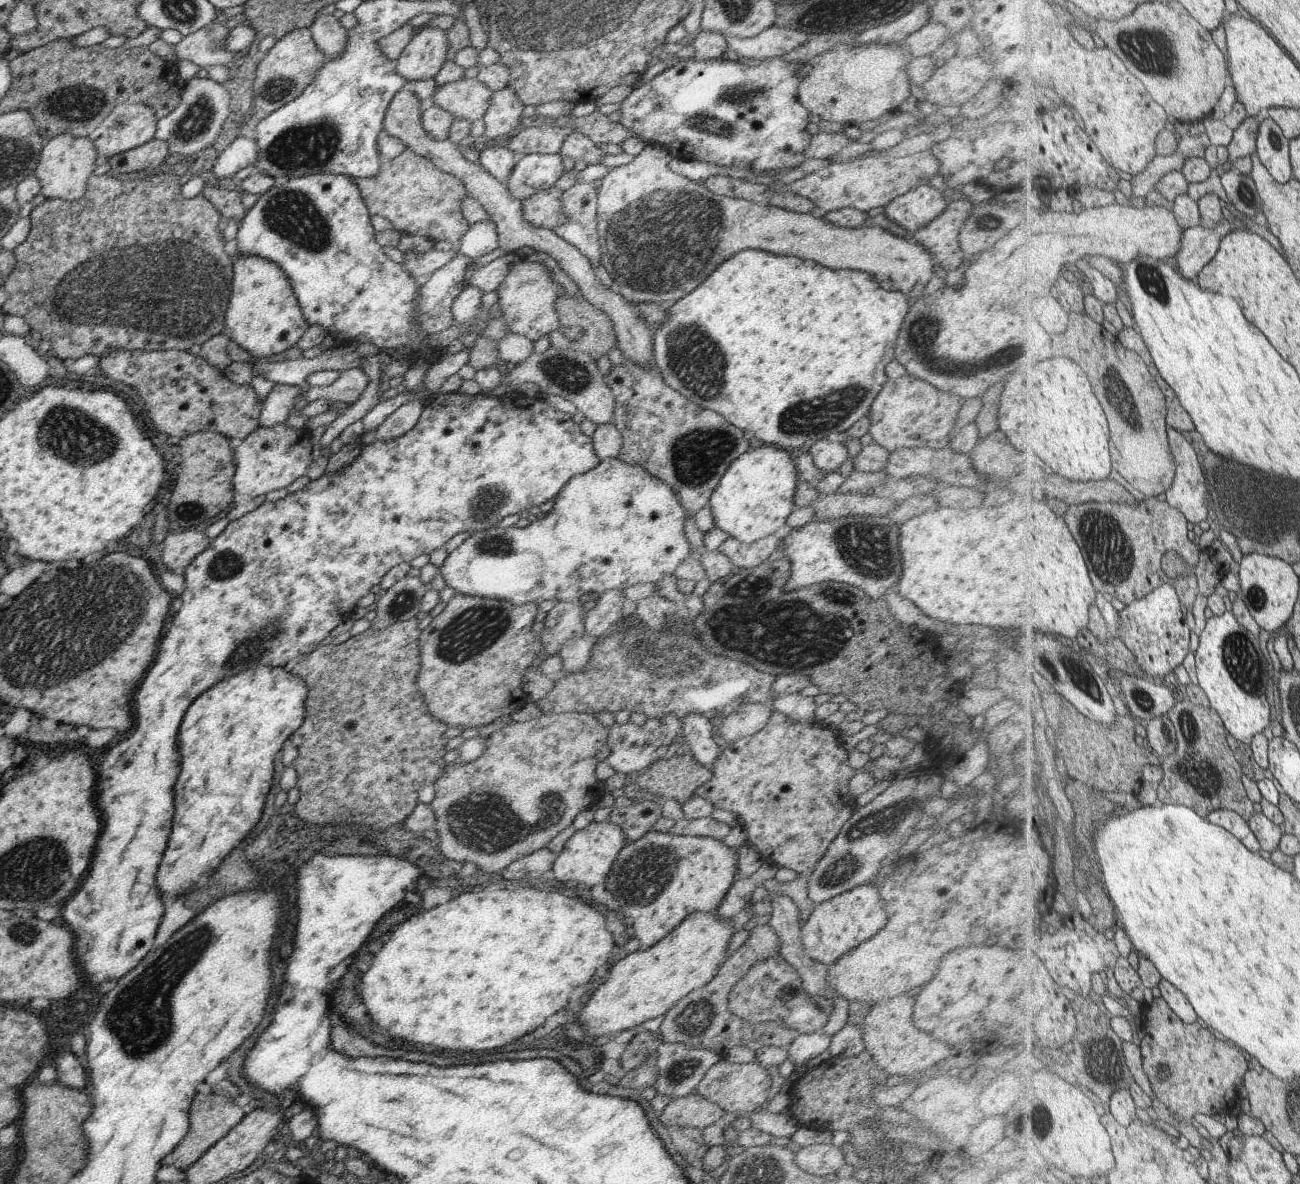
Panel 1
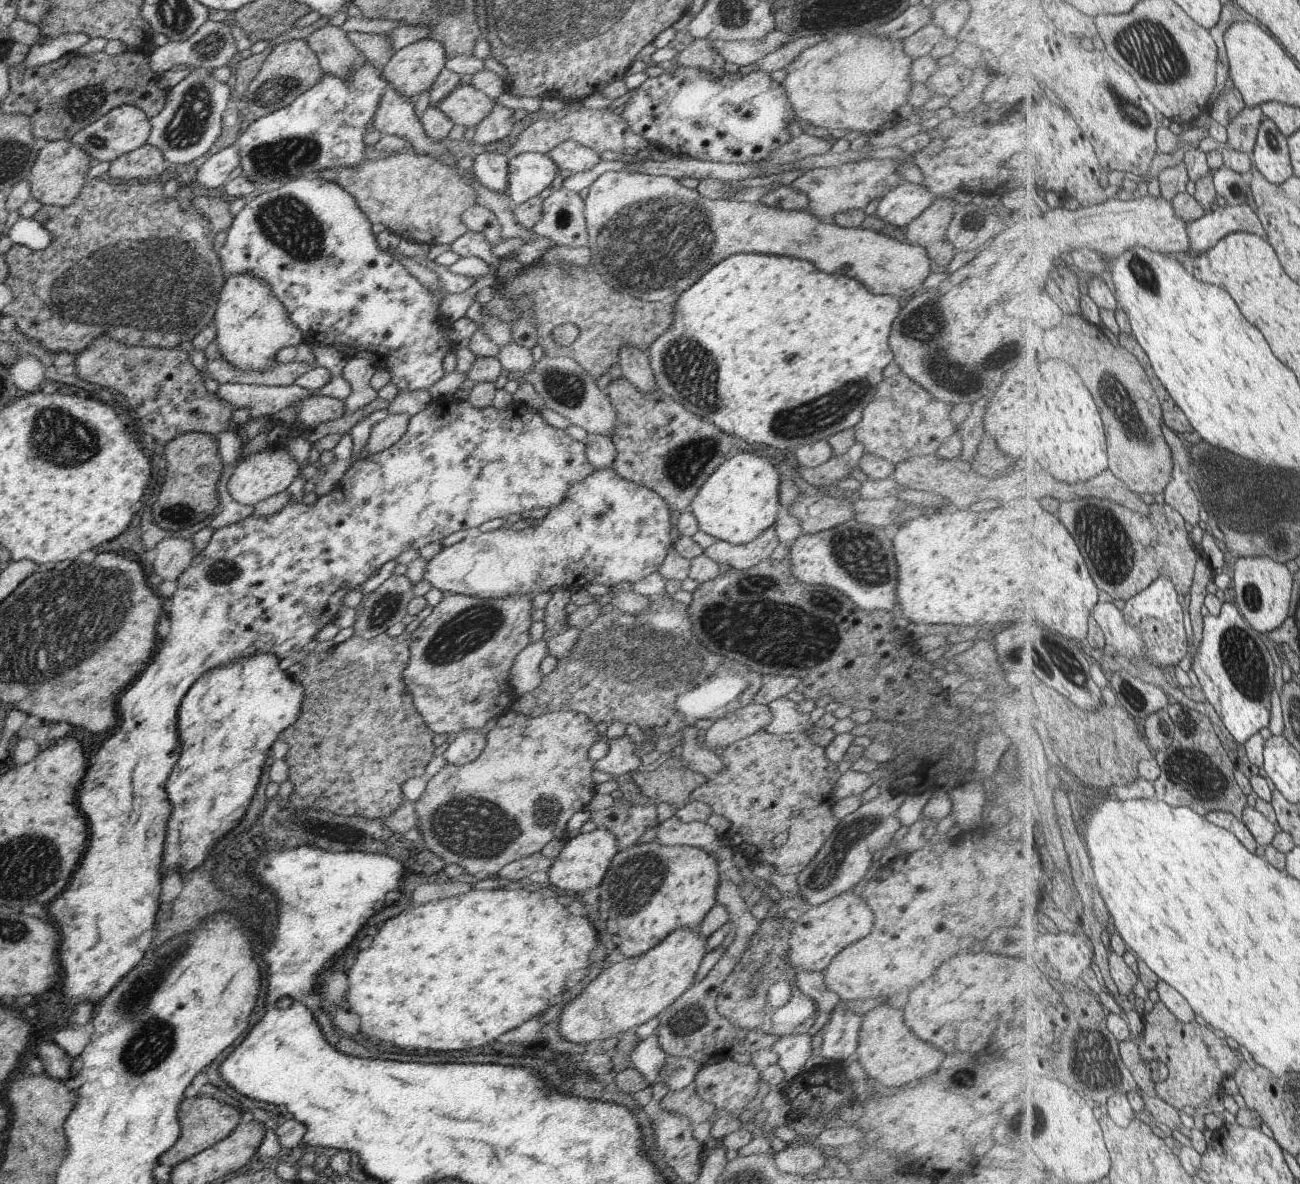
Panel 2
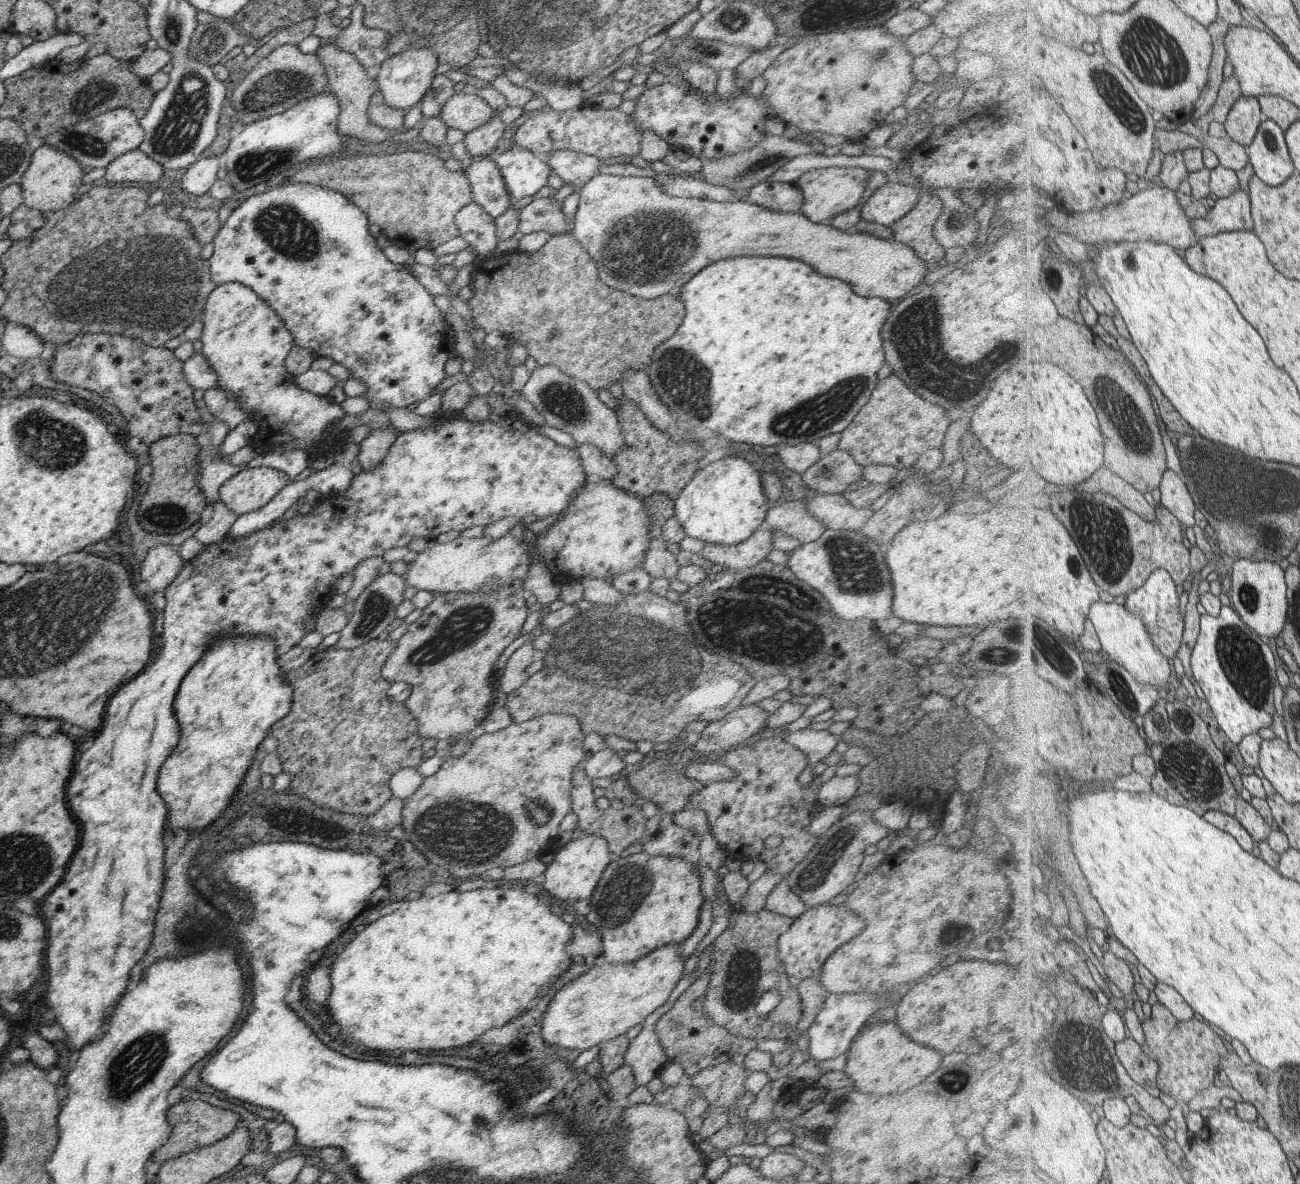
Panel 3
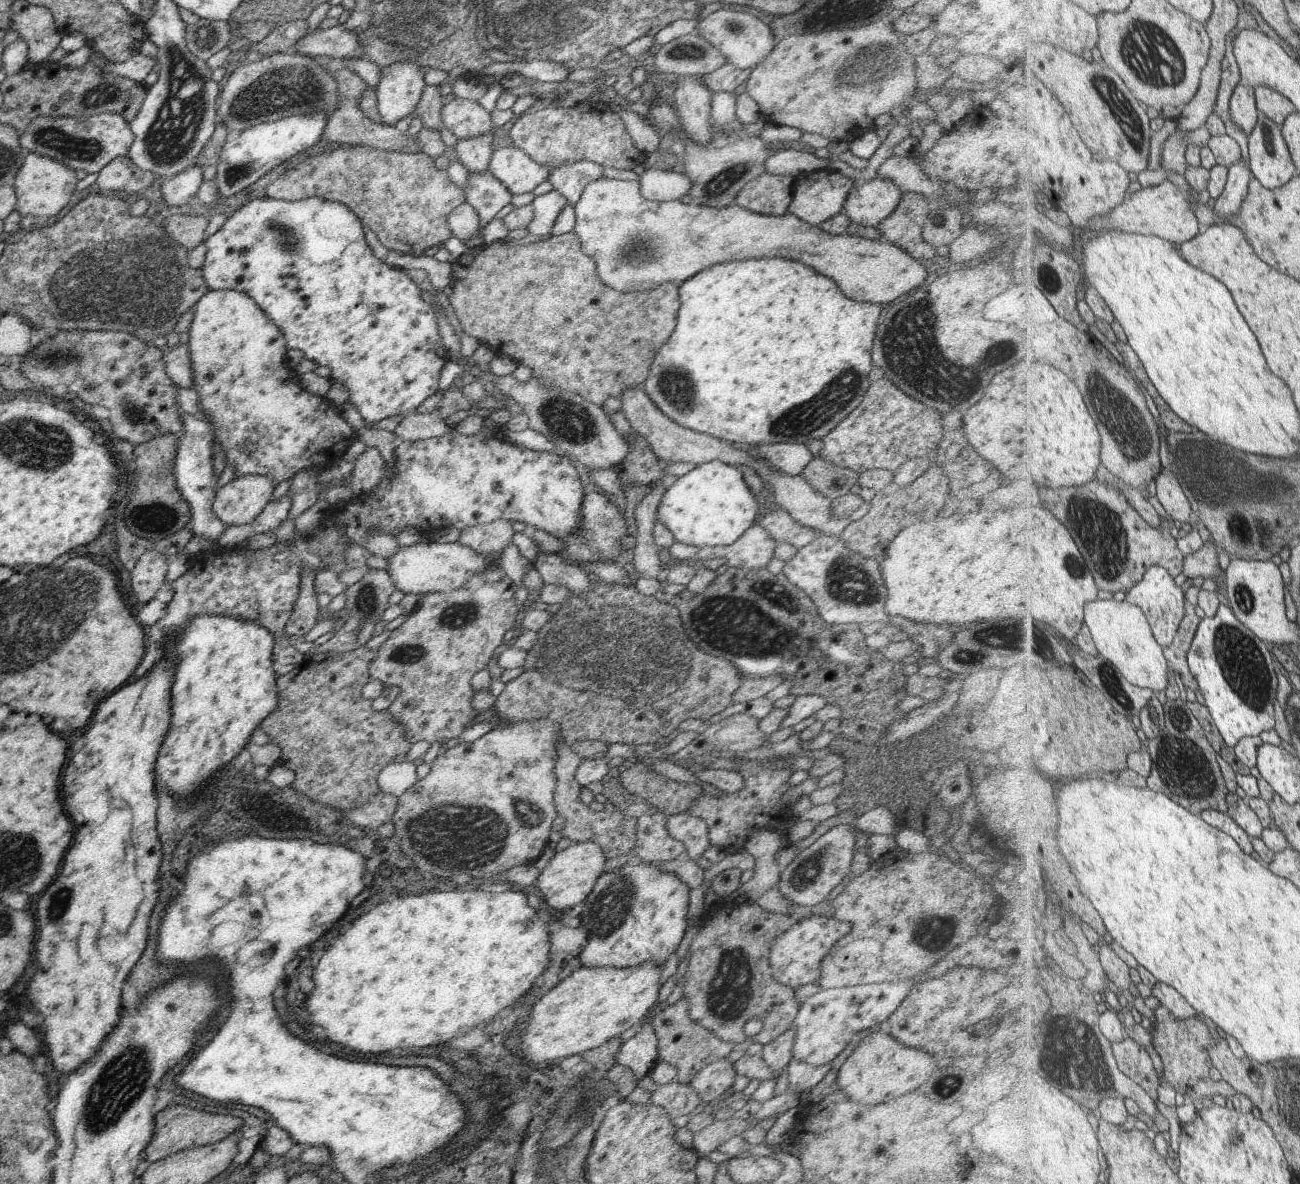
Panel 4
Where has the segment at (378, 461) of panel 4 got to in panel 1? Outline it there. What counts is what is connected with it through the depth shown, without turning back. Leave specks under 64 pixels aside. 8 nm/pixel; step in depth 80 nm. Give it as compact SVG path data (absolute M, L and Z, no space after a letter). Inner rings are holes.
M413 399L403 403L397 410L388 414L385 420L377 426L375 439L388 441L411 430L418 421L425 402L425 400Z

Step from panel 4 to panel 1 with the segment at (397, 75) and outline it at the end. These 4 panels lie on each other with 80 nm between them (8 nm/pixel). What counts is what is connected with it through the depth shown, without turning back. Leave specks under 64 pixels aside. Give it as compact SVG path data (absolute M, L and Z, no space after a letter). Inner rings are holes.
M431 26L419 29L396 59L396 73L412 84L431 78L449 57L445 31Z

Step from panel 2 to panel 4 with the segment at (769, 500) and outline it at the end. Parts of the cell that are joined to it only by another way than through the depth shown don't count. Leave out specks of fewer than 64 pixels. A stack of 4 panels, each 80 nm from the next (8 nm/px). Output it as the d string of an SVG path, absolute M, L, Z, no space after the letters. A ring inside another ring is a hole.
M709 461L697 465L693 470L667 482L657 510L657 522L663 523L675 537L677 543L703 546L725 546L735 542L761 516L764 501L751 493L743 481L743 473L735 465L721 461Z

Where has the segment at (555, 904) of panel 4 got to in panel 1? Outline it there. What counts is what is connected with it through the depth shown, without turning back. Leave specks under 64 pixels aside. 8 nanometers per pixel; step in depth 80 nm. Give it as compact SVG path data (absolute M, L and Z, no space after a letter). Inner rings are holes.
M610 820L591 821L583 829L576 830L555 857L550 870L553 872L553 882L562 882L571 888L589 888L593 884L603 884L625 842L624 832L618 823L612 823Z

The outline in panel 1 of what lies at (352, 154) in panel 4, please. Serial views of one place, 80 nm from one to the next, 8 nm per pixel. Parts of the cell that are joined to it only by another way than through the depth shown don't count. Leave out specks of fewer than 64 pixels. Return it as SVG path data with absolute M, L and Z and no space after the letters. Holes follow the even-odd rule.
M406 148L399 156L393 158L393 160L388 160L387 162L383 162L382 160L380 170L375 177L369 177L366 179L356 177L354 179L355 182L358 184L360 193L362 194L364 203L366 204L369 216L373 214L383 216L383 218L388 219L393 225L393 228L395 228L395 230L399 231L400 233L424 235L429 239L433 239L434 241L445 240L452 244L457 244L461 236L463 236L463 234L467 232L469 223L465 220L464 216L462 215L462 212L460 211L460 202L465 197L467 197L467 192L465 190L465 187L463 186L463 183L458 178L455 178L452 174L439 170L429 159L415 154L411 149Z

